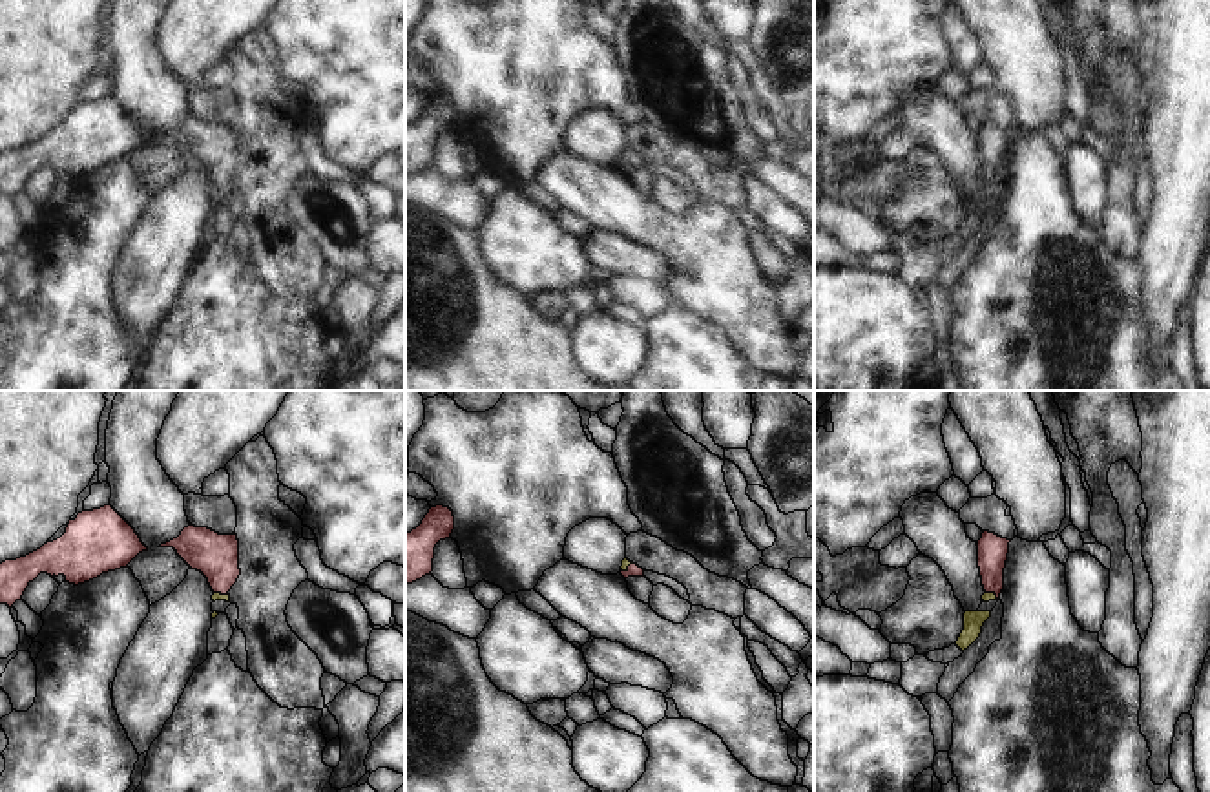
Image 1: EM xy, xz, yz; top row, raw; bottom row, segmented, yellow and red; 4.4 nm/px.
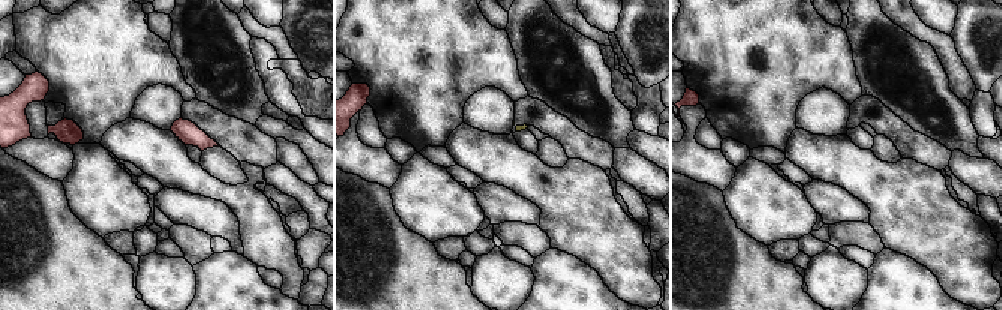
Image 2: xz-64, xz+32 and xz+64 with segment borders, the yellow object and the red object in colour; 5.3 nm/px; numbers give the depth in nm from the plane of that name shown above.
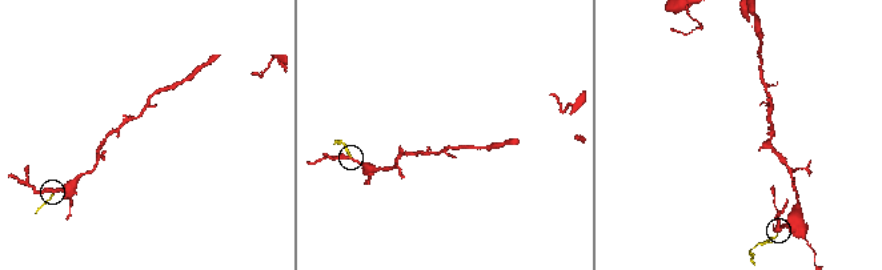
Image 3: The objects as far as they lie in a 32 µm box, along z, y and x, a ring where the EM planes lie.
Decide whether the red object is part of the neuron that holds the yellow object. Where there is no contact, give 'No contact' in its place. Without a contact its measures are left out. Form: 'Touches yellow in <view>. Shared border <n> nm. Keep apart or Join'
Touches yellow in xz. Shared border 70 nm. Join.

